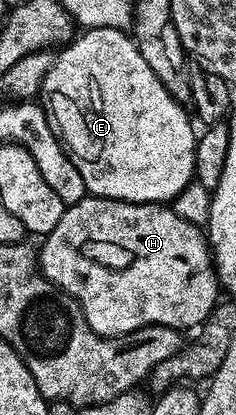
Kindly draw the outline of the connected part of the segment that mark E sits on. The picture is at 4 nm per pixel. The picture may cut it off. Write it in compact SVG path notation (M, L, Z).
M88 28L77 33L60 52L60 55L57 53L53 57L52 67L42 80L38 101L44 107L46 120L54 132L54 136L67 150L72 161L76 163L76 167L84 173L84 183L88 194L97 198L117 198L123 202L171 203L172 199L178 196L178 192L182 192L182 188L186 188L194 180L194 148L198 134L195 129L192 131L193 119L190 117L189 111L177 102L176 97L162 84L162 80L158 80L158 76L154 76L154 71L150 69L150 64L146 64L142 52L136 46L136 39L132 37L131 33L114 28Z

